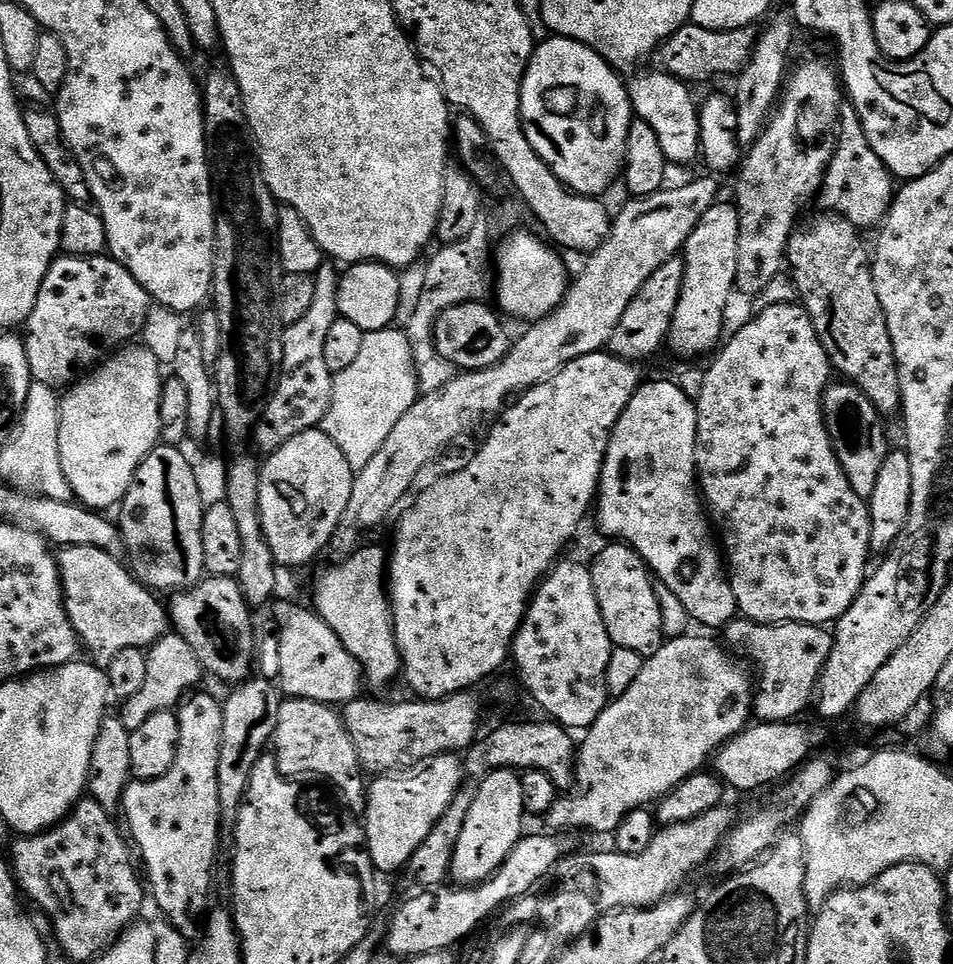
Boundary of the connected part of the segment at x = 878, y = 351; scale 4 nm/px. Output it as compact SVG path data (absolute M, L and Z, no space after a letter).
M828 218L817 224L808 224L797 227L788 243L786 257L787 267L792 268L792 280L800 291L799 299L802 307L808 311L809 318L814 322L818 338L831 360L833 369L840 372L845 381L851 382L874 402L874 406L881 416L891 418L901 411L900 379L898 366L894 358L894 350L890 342L890 330L886 326L886 318L882 306L878 302L878 294L872 277L872 256L864 249L860 241L861 229L855 228L849 220L843 218Z

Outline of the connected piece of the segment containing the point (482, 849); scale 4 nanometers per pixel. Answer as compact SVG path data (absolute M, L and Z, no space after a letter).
M510 768L491 772L477 788L474 806L470 806L470 814L466 814L466 826L462 826L462 838L458 838L458 846L454 850L451 879L457 885L467 886L491 878L525 835L524 820L526 813L520 776Z

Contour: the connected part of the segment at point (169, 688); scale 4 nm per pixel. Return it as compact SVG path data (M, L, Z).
M165 634L157 644L147 649L147 654L146 683L142 685L141 692L123 701L121 707L124 708L120 712L120 720L124 723L121 725L123 731L129 734L138 730L138 726L144 725L153 714L175 709L195 689L192 687L201 683L205 675L204 667L198 662L198 654L194 654L190 642L178 634Z

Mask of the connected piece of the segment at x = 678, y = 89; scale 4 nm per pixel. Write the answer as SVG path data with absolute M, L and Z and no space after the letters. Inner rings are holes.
M663 70L656 72L640 72L637 76L627 77L626 87L628 97L632 103L633 113L658 134L658 142L662 142L662 154L668 159L669 165L688 164L692 159L700 156L700 113L698 111L697 101L692 101L692 92L685 81L668 75Z

